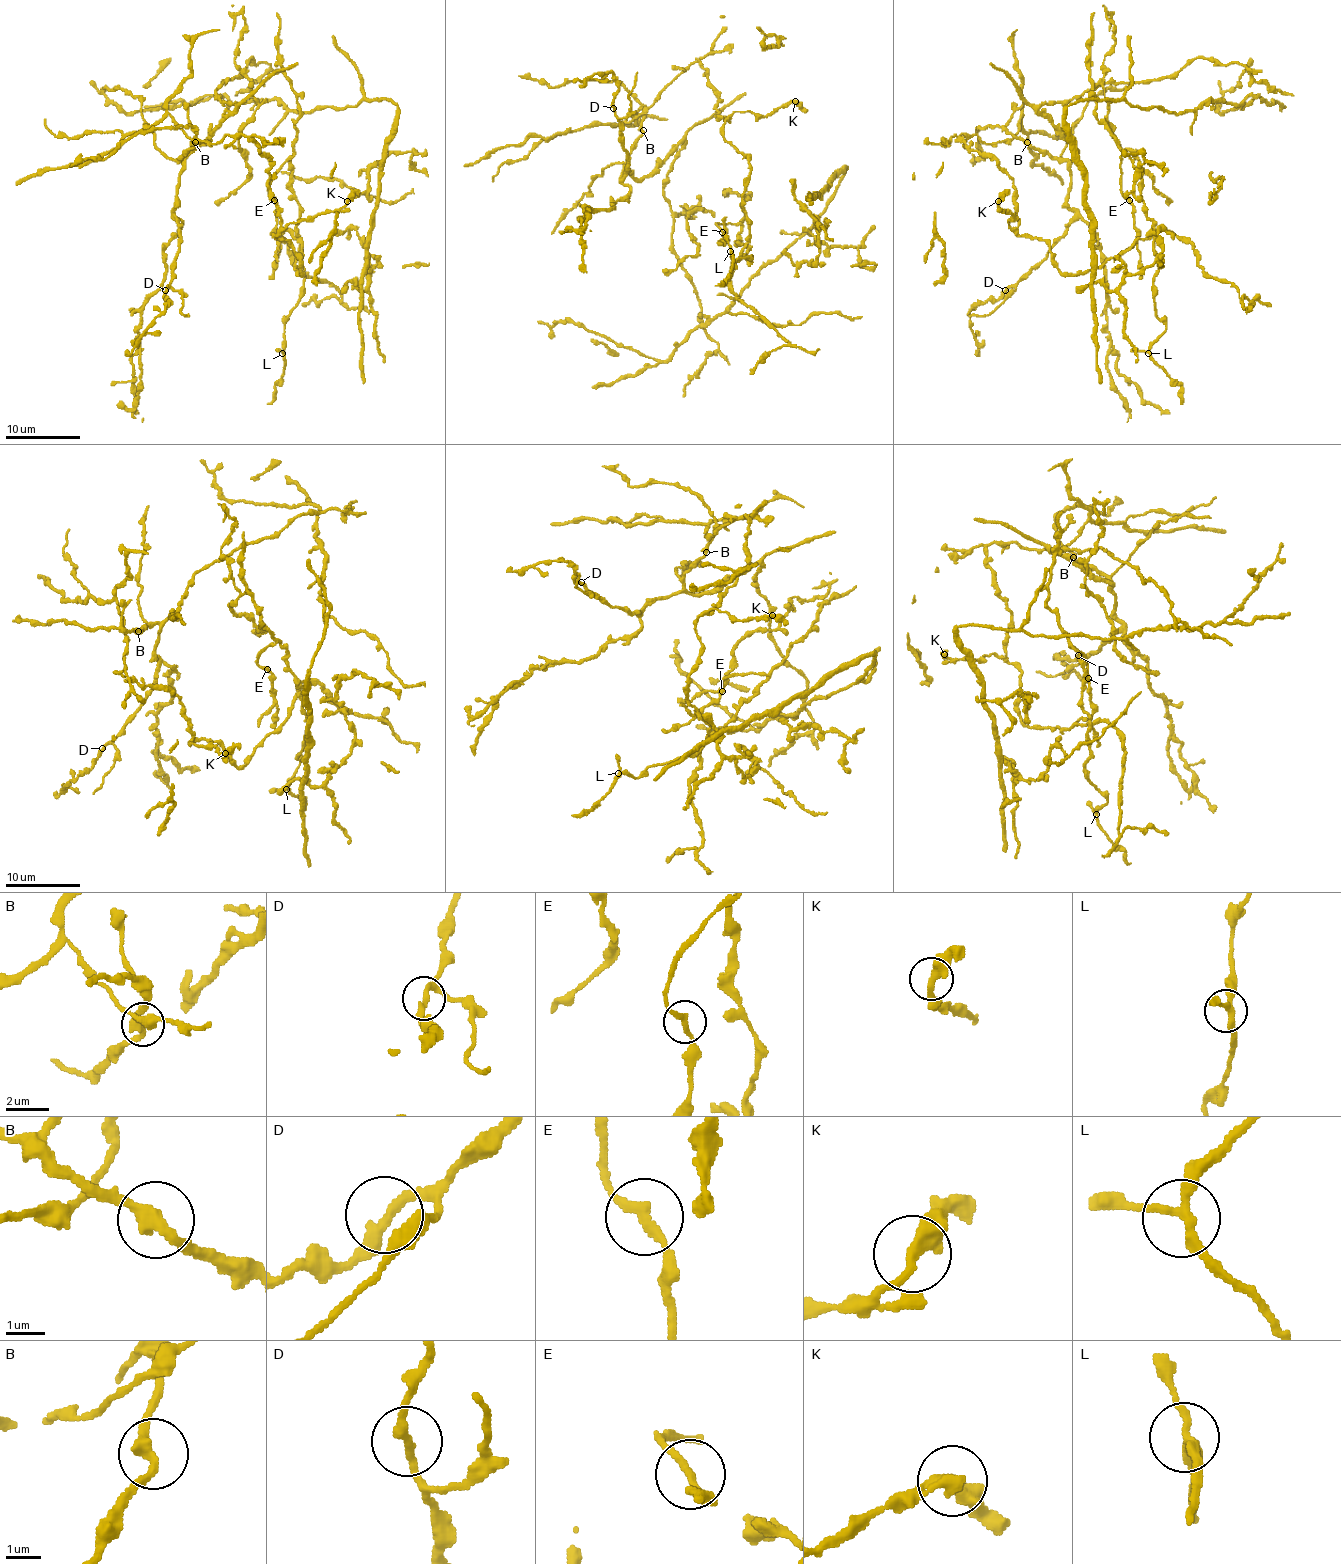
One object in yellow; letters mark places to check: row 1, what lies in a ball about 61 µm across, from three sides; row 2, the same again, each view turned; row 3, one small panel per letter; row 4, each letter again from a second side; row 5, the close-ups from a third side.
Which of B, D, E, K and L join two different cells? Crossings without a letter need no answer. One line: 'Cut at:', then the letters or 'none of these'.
Cut at: E

